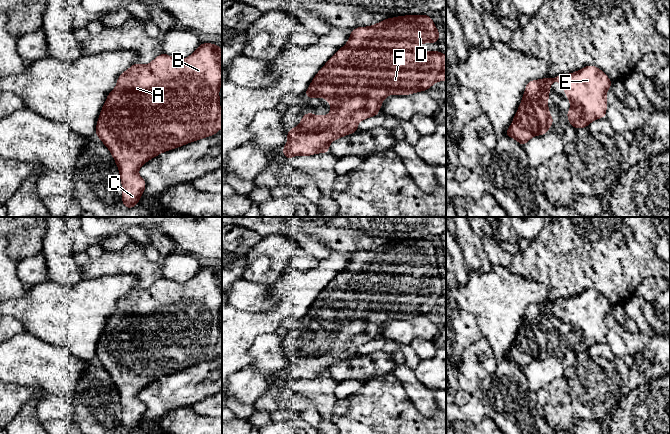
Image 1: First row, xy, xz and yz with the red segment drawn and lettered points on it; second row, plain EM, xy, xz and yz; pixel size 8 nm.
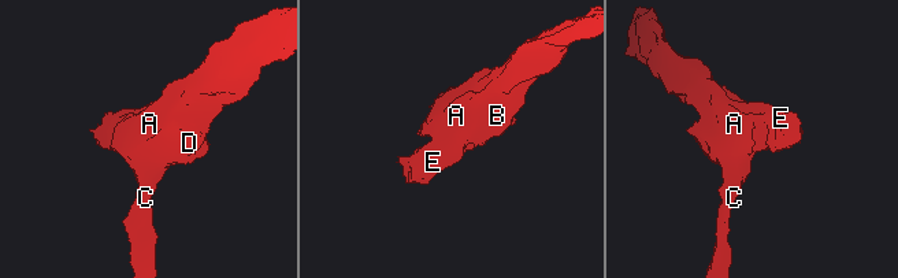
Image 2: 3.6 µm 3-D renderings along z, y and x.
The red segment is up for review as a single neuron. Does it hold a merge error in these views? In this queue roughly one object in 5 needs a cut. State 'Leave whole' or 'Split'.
Leave whole

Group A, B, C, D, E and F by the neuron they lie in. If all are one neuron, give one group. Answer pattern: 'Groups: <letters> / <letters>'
Groups: A B C D E F

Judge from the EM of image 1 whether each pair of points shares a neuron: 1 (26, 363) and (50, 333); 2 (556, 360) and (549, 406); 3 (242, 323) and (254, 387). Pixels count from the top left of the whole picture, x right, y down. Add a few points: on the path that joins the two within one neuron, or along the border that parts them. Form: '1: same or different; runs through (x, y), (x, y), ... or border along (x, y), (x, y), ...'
1: different; border along (24, 330), (49, 343), (63, 346), (66, 349)
2: different; border along (565, 370), (560, 376), (555, 377), (536, 392)
3: different; border along (249, 365), (232, 374)

